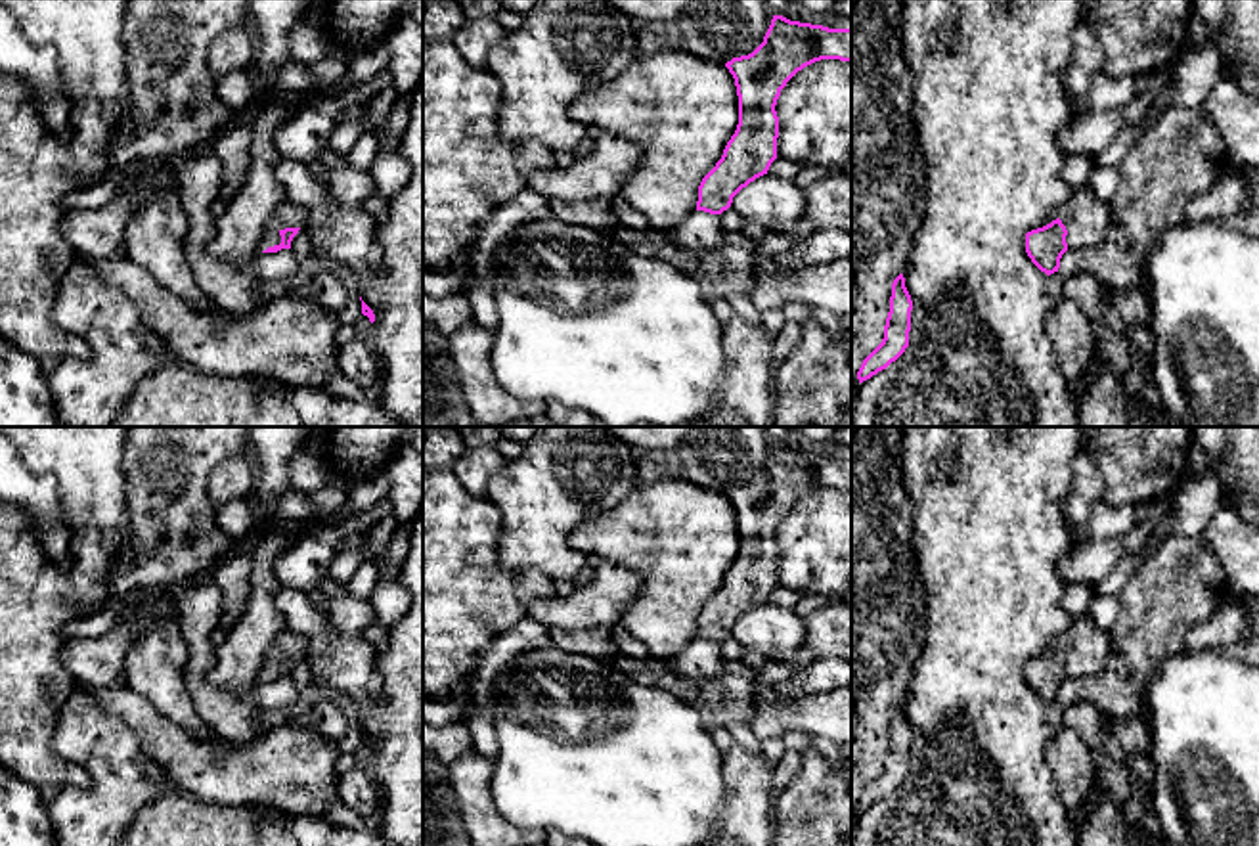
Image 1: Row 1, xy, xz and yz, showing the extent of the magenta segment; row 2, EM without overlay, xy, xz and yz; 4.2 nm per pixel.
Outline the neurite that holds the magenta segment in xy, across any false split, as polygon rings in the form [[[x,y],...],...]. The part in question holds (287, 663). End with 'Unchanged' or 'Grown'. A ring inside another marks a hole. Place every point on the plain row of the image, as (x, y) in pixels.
[[[283,630],[274,647],[266,657],[266,664],[260,672],[260,681],[277,681],[281,678],[291,678],[293,666],[306,651],[304,637],[293,634],[291,630]]]. Grown

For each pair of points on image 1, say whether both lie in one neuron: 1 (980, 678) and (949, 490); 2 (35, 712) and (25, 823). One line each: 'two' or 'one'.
1: one
2: two

